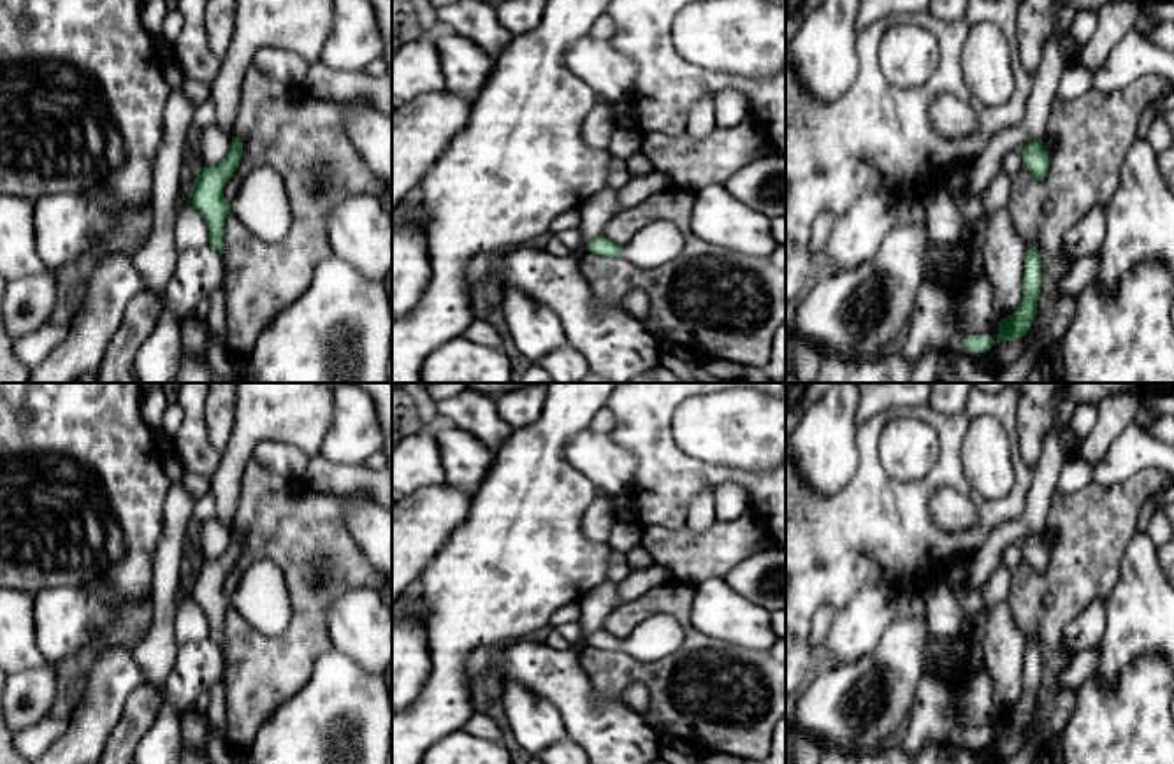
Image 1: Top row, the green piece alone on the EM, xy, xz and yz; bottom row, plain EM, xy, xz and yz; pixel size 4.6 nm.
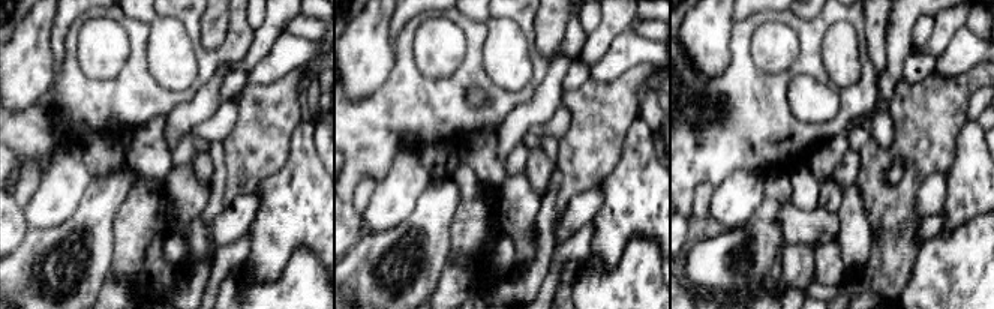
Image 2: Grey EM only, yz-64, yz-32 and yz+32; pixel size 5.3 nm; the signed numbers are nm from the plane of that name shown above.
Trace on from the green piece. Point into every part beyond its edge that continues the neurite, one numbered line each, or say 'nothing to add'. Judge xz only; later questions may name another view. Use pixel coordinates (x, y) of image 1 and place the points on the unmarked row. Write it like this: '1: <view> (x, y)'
1: xz (658, 636)

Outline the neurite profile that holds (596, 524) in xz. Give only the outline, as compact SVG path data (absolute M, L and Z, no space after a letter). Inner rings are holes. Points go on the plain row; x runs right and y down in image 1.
M599 492L582 516L582 532L589 541L606 543L615 523L610 494Z

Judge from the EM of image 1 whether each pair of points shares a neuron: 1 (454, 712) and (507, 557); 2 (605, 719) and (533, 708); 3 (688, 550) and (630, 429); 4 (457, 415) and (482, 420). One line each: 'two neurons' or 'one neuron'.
1: one neuron
2: two neurons
3: two neurons
4: one neuron

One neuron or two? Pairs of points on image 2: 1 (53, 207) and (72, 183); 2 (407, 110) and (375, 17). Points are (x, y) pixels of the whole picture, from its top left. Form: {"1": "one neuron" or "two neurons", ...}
{"1": "one neuron", "2": "two neurons"}

